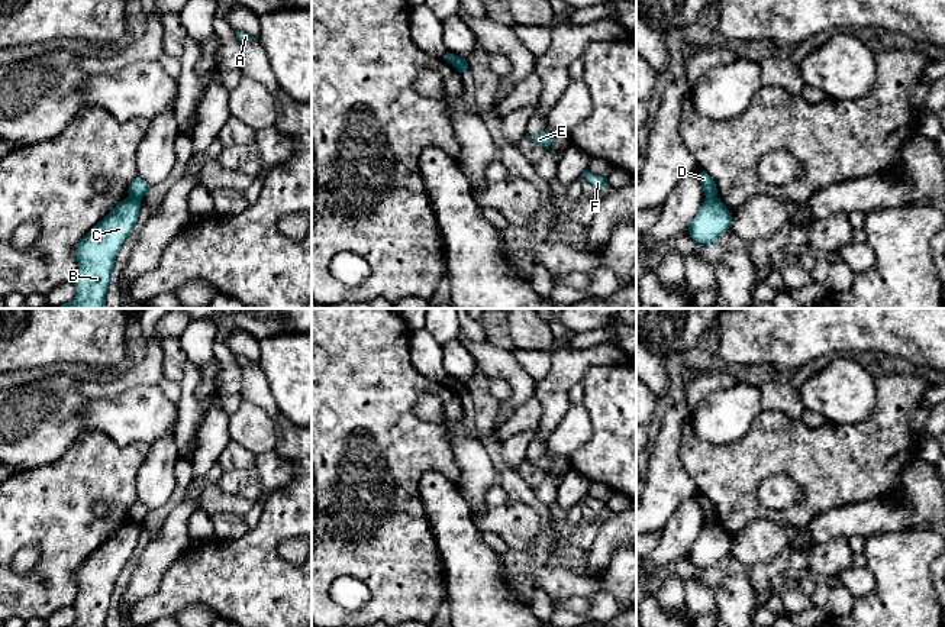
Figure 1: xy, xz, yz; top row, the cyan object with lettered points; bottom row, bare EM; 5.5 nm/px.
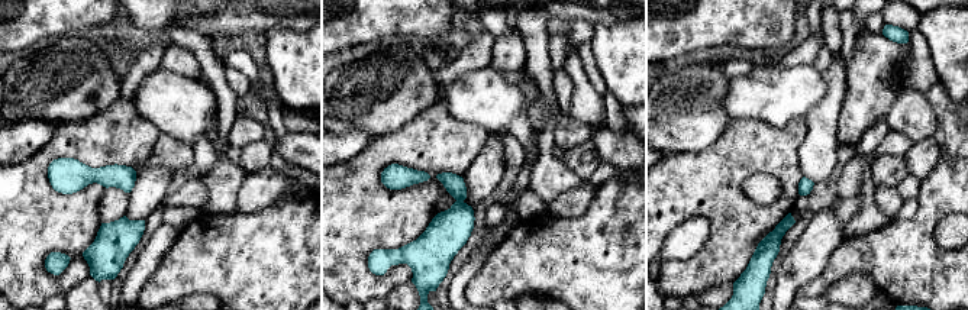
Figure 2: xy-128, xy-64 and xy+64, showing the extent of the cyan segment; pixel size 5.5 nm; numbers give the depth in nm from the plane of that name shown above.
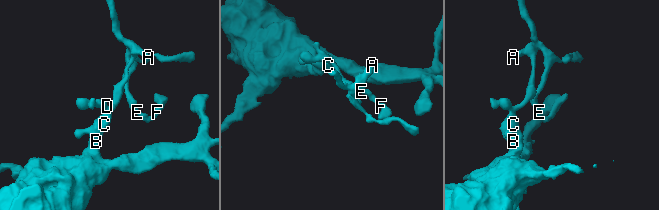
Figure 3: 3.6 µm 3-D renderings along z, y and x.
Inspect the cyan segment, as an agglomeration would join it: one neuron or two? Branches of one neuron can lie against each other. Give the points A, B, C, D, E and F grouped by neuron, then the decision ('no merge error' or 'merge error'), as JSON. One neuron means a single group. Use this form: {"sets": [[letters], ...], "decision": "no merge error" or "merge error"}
{"sets": [["A", "D", "E", "F"], ["B", "C"]], "decision": "merge error"}

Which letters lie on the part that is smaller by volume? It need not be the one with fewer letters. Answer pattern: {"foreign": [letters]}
{"foreign": ["A", "D", "E", "F"]}

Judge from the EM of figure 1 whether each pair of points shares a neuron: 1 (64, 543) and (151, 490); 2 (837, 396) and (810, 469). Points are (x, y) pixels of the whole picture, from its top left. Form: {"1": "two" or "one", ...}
{"1": "two", "2": "two"}

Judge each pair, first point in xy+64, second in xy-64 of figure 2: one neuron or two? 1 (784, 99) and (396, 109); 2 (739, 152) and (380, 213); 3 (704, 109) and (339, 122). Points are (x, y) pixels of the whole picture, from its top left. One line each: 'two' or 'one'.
1: two
2: one
3: one

